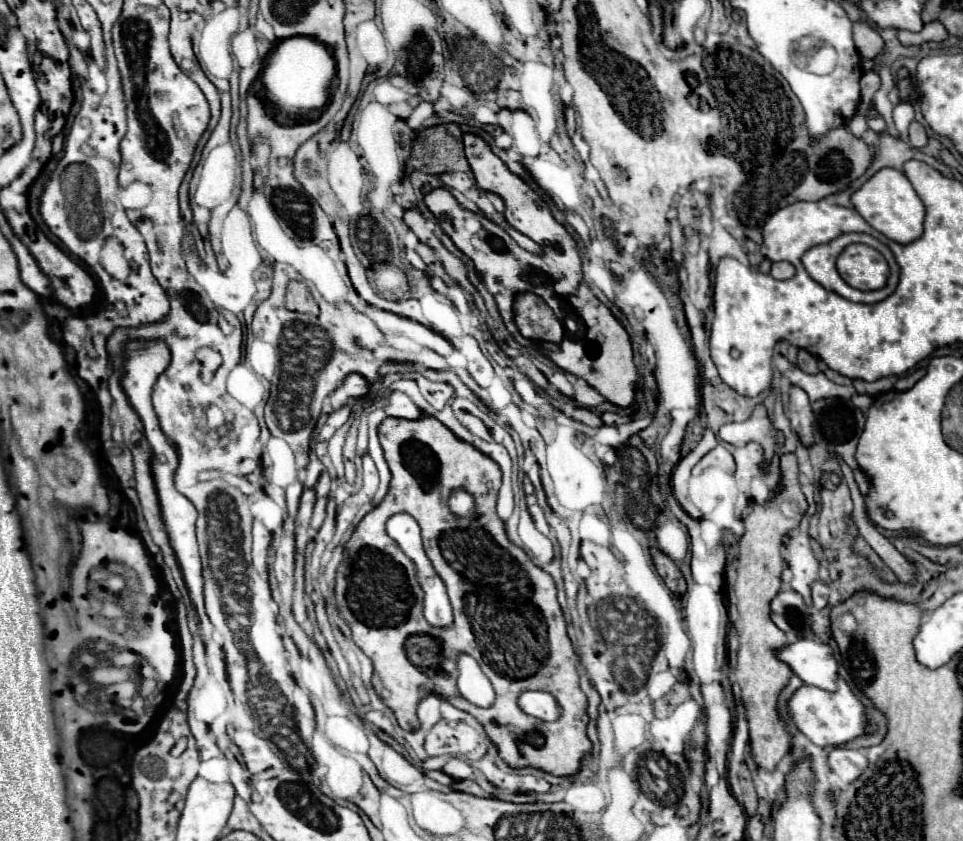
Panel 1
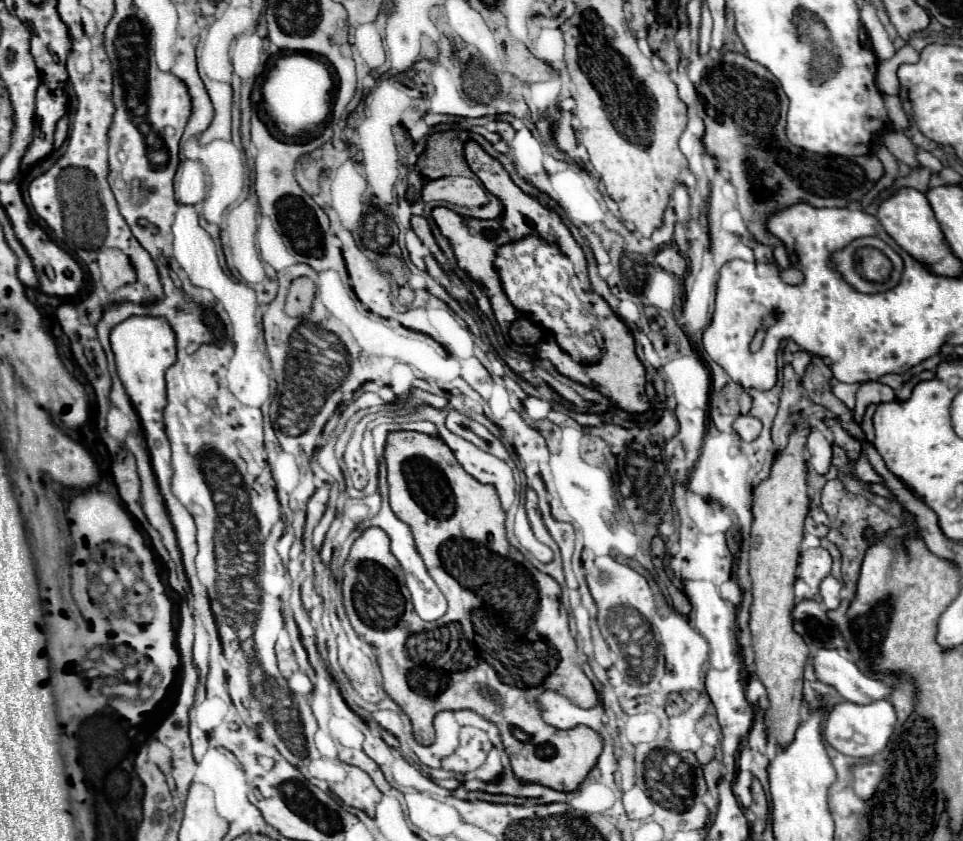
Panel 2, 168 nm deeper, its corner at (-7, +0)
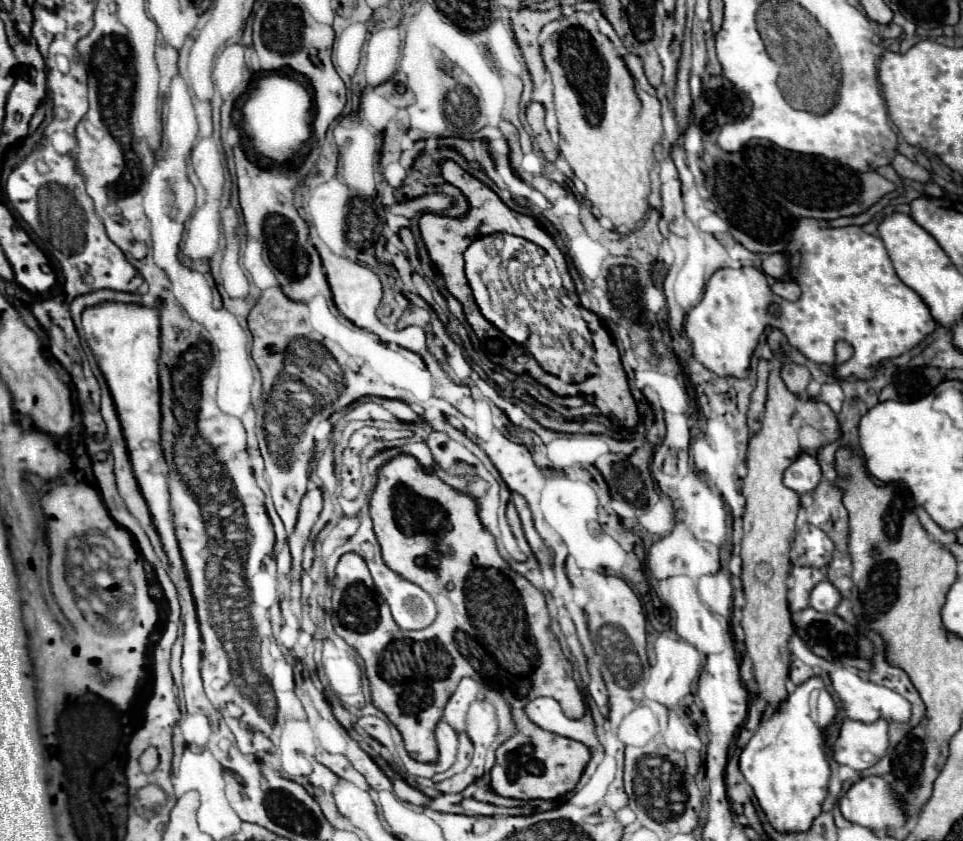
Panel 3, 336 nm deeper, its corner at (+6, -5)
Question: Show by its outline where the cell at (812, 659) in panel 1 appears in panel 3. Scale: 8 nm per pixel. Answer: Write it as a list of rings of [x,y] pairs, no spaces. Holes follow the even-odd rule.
[[[835,666],[829,672],[831,678],[831,686],[837,694],[837,698],[841,700],[841,708],[845,710],[845,714],[851,720],[861,720],[861,722],[873,722],[877,718],[885,718],[885,720],[899,720],[899,722],[907,722],[911,716],[911,704],[897,692],[885,688],[885,686],[877,686],[869,680],[863,680],[859,674],[845,670],[841,666]]]

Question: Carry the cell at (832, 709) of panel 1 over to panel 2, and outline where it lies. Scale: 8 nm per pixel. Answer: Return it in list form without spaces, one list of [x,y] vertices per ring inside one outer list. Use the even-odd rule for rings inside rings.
[[[844,701],[830,711],[826,725],[824,725],[824,737],[840,753],[848,757],[866,759],[884,751],[894,731],[894,725],[896,725],[894,707],[888,701],[874,701],[870,705],[856,705],[856,703]]]

